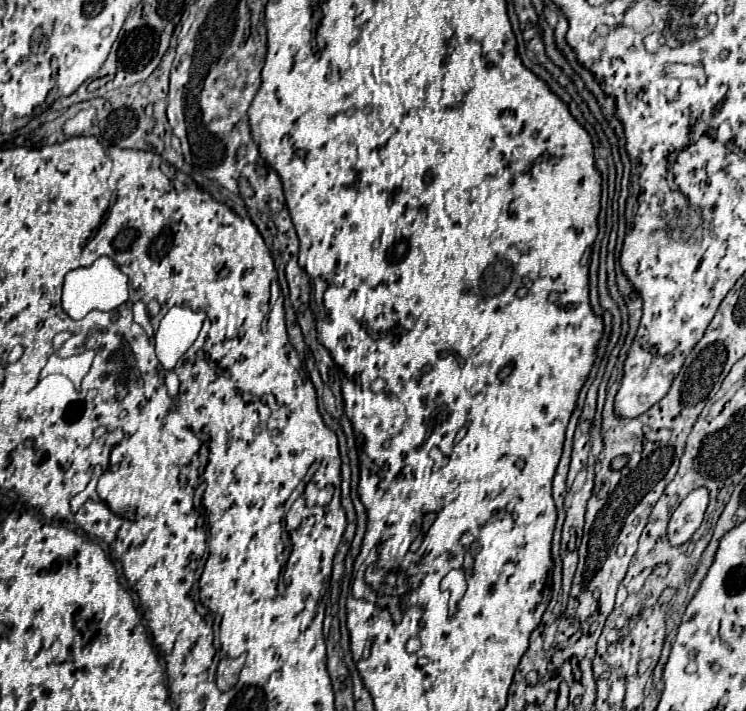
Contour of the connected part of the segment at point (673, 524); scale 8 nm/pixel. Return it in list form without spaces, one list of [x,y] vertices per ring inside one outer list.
[[[700,487],[694,489],[672,513],[672,519],[668,523],[668,541],[670,545],[678,547],[694,535],[694,531],[700,527],[704,519],[704,511],[708,505],[708,489]]]

